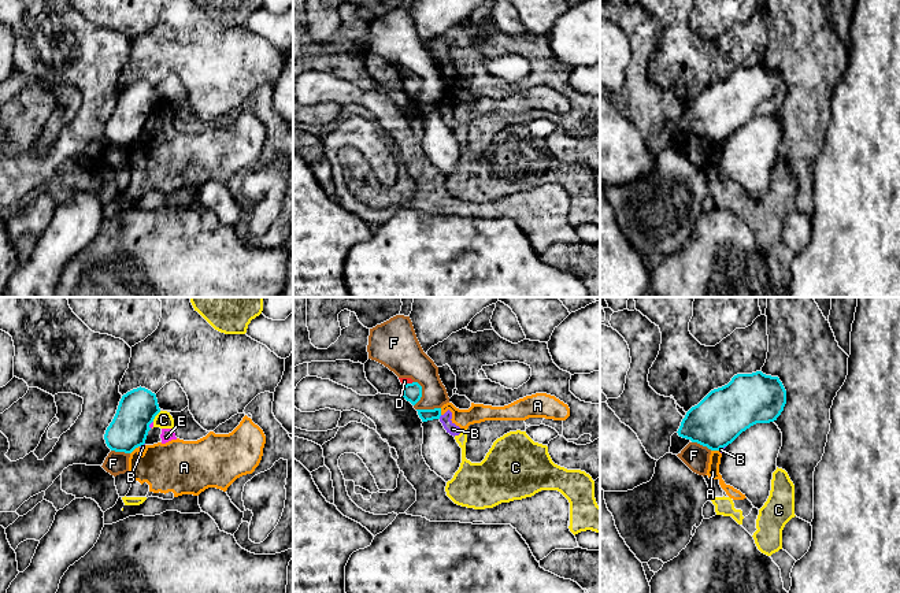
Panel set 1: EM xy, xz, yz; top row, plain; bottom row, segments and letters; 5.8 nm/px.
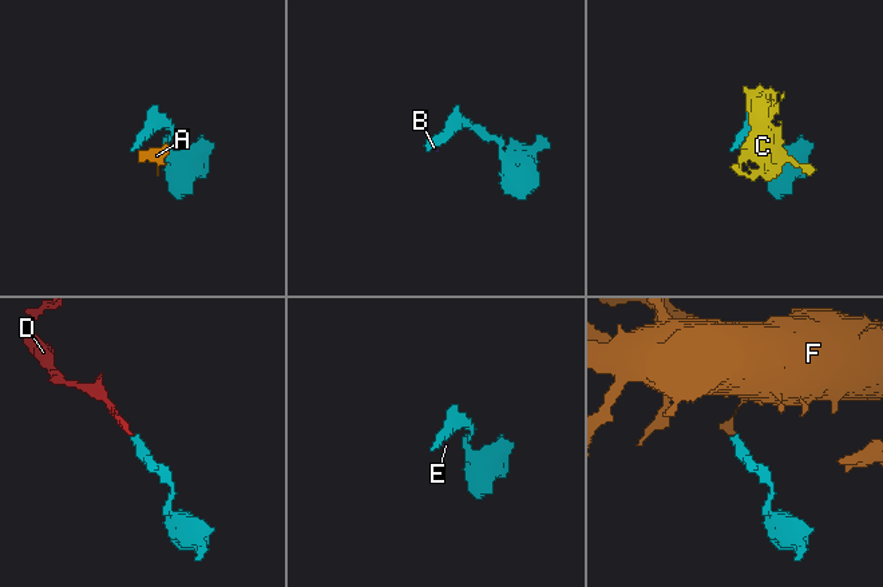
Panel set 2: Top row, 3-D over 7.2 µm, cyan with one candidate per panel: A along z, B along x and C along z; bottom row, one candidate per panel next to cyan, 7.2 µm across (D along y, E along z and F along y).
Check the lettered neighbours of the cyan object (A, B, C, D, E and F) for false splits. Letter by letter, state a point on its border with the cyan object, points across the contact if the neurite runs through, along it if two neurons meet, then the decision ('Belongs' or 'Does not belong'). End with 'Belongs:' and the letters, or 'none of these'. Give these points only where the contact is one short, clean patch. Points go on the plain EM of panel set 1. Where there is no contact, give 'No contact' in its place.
A: Touches cyan at xy (134, 141). Boundary: xy (139, 139), (130, 147). Does not belong
B: Touches cyan at xz (440, 108). Boundary: xz (441, 108), (439, 111). Does not belong
C: Touches cyan at xy (155, 108). Does not belong
D: Touches cyan at xz (407, 77). Path across: xz (411, 85), (407, 77), (404, 74). Belongs
E: Touches cyan at xy (150, 117). Boundary: xy (152, 114), (150, 121). Does not belong
F: Touches cyan at xz (421, 86). Boundary: xz (417, 74), (421, 80), (421, 92), (414, 99). Does not belong
Belongs: D

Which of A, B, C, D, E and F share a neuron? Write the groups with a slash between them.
A B C E / D / F

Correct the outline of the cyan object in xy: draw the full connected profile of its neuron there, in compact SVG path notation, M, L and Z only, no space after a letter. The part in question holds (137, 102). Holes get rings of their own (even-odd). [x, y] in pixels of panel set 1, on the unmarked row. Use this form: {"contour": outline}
{"contour": "M137 81L122 89L116 107L105 123L107 140L115 145L132 147L145 137L149 118L160 105L156 88Z"}

